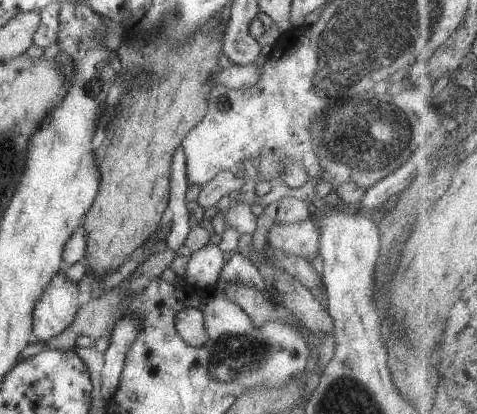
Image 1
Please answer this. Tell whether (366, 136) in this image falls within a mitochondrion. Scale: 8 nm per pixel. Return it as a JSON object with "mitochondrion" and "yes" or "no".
{"mitochondrion":"yes"}

